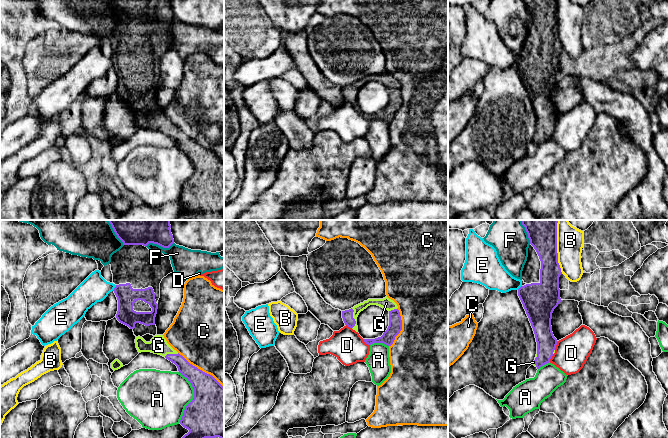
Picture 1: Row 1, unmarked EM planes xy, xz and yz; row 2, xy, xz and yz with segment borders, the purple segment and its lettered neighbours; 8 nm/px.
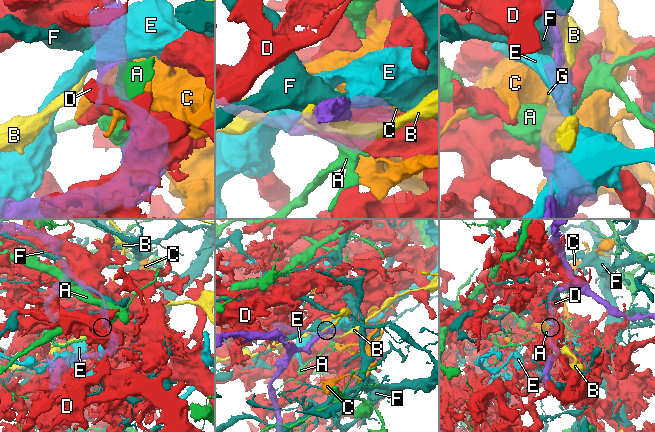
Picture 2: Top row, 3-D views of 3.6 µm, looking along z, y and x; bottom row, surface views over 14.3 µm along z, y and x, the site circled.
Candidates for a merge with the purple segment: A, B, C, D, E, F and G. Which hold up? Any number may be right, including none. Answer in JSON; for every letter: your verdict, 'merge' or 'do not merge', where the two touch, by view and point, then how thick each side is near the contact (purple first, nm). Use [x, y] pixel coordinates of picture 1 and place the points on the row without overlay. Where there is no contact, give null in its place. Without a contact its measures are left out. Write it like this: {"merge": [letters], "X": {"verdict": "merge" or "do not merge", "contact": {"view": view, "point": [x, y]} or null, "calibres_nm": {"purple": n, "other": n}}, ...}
{"merge": ["G"], "A": {"verdict": "do not merge", "contact": {"view": "xy", "point": [194, 172]}, "calibres_nm": {"purple": 420, "other": 400}}, "B": {"verdict": "do not merge", "contact": {"view": "yz", "point": [556, 25]}, "calibres_nm": {"purple": 220, "other": 220}}, "C": {"verdict": "do not merge", "contact": {"view": "xy", "point": [201, 146]}, "calibres_nm": {"purple": 280, "other": 500}}, "D": {"verdict": "do not merge", "contact": {"view": "yz", "point": [556, 120]}, "calibres_nm": {"purple": 180, "other": 280}}, "E": {"verdict": "do not merge", "contact": {"view": "xy", "point": [114, 64]}, "calibres_nm": {"purple": 160, "other": 220}}, "F": {"verdict": "do not merge", "contact": {"view": "xy", "point": [159, 21]}, "calibres_nm": {"purple": 180, "other": 220}}, "G": {"verdict": "merge", "contact": {"view": "xy", "point": [171, 130]}, "calibres_nm": {"purple": 130, "other": 140}}}

